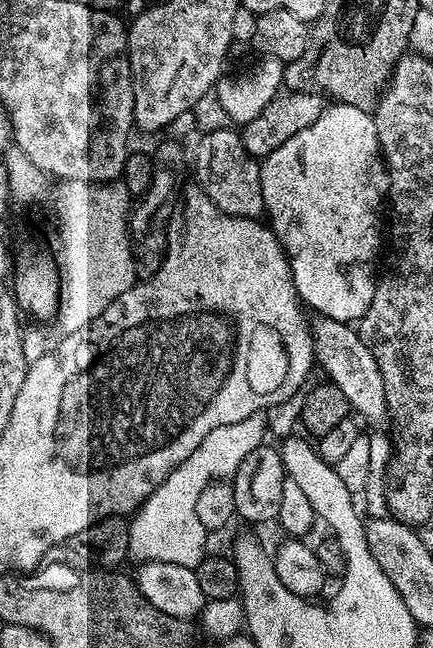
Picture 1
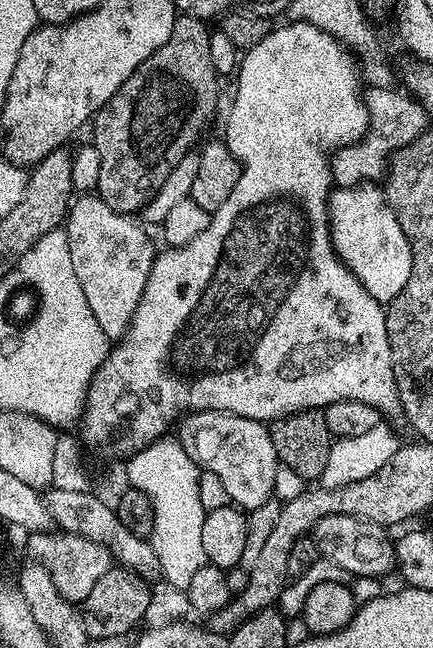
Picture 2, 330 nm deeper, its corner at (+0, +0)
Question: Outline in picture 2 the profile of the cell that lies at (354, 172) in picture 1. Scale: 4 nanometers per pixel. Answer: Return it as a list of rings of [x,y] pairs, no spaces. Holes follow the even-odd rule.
[[[365,182],[359,186],[350,188],[337,187],[328,198],[328,223],[332,225],[332,245],[336,247],[336,252],[340,255],[340,260],[349,270],[358,278],[358,282],[362,282],[362,286],[366,286],[366,290],[375,300],[381,302],[391,302],[398,294],[402,294],[402,286],[406,286],[406,282],[410,282],[410,266],[412,265],[412,251],[410,250],[410,242],[406,238],[406,234],[402,234],[402,226],[398,226],[398,218],[394,214],[394,210],[388,205],[388,197],[383,191],[376,189],[377,185],[372,182]]]

